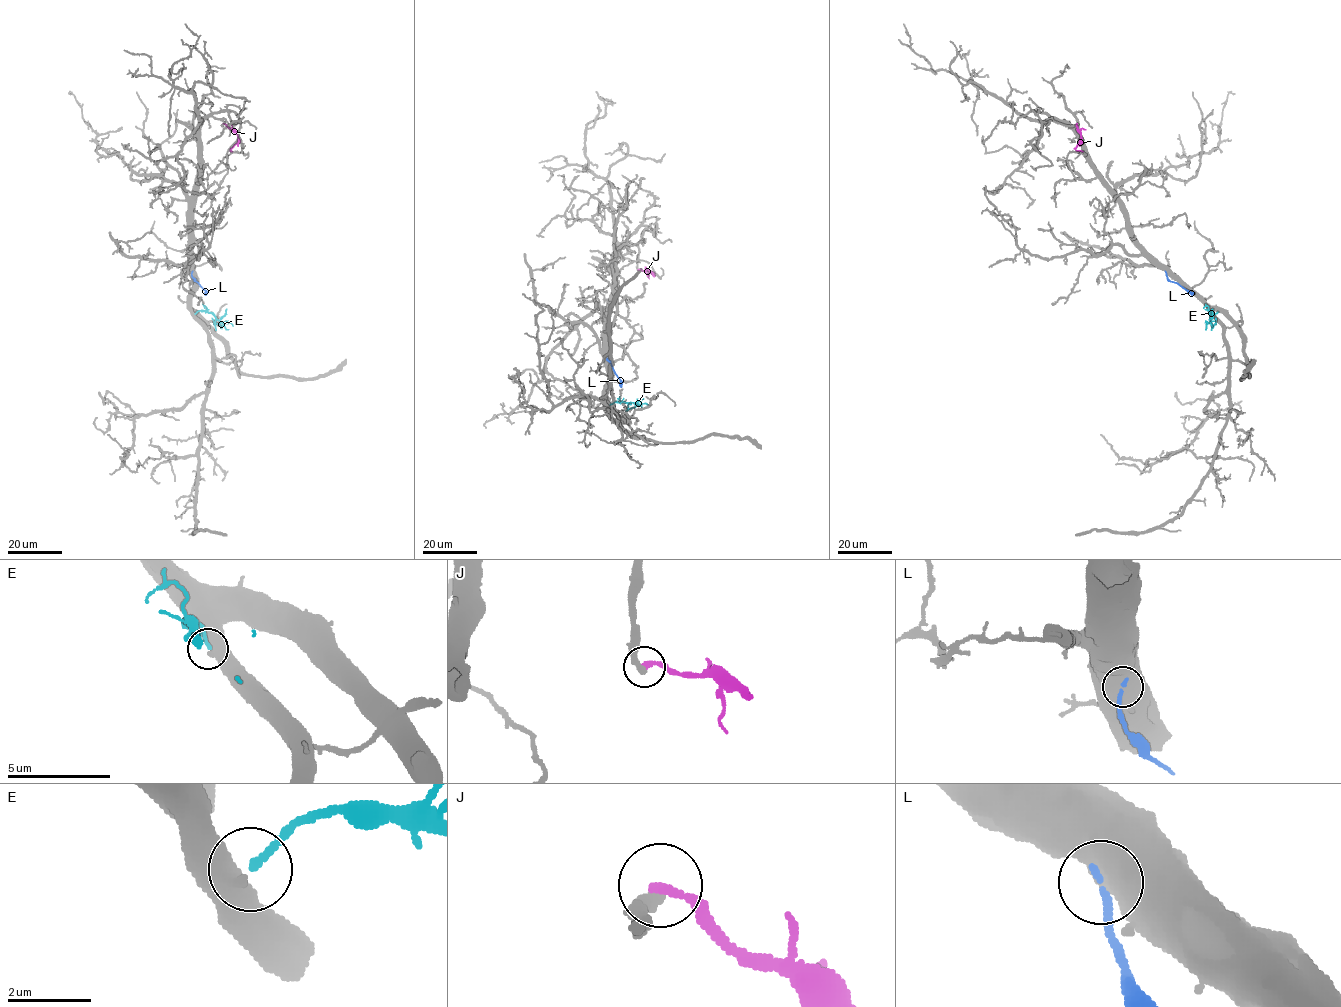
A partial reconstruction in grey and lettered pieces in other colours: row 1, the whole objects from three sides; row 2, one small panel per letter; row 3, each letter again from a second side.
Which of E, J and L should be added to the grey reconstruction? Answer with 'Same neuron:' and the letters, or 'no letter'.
Same neuron: E

